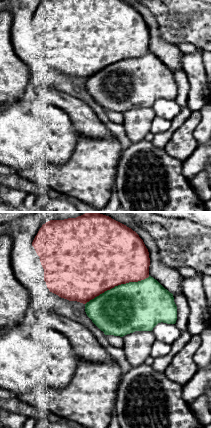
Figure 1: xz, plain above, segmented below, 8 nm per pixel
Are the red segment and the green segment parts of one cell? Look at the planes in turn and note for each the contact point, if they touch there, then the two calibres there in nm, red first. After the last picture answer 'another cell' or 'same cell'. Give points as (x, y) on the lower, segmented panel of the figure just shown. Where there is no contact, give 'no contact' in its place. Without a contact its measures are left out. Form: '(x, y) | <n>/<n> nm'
(117, 285) | 500/400 nm

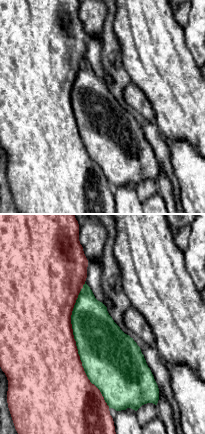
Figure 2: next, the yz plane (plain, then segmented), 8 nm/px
(75, 345) | 500/420 nm

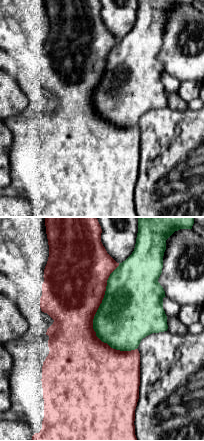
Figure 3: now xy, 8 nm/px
(93, 317) | 480/440 nm

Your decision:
same cell

